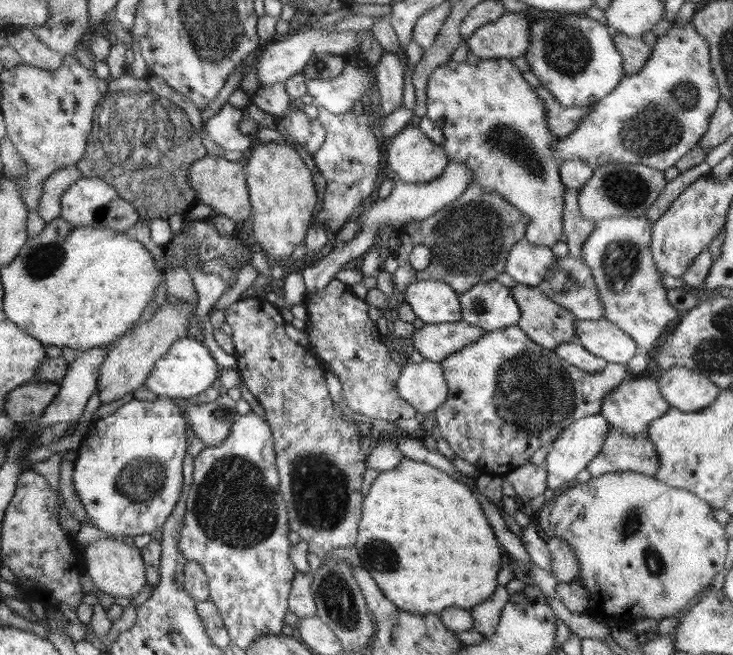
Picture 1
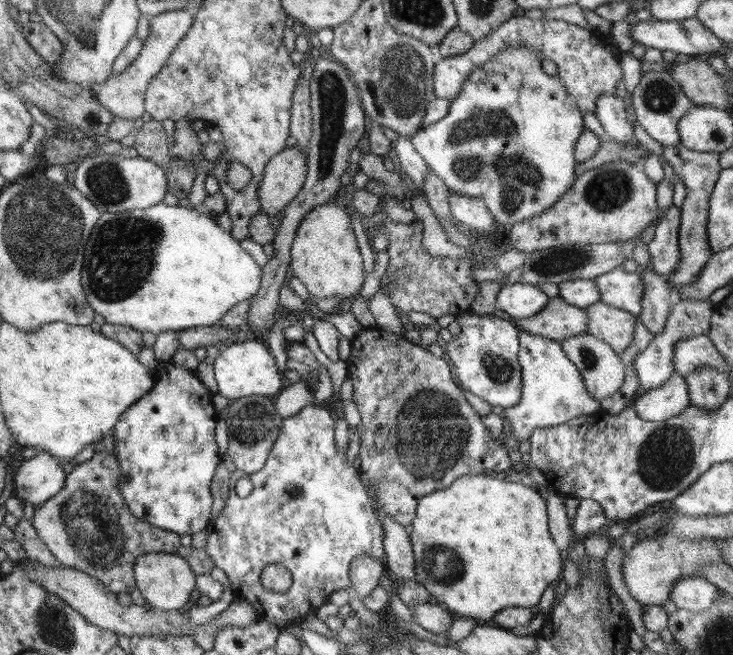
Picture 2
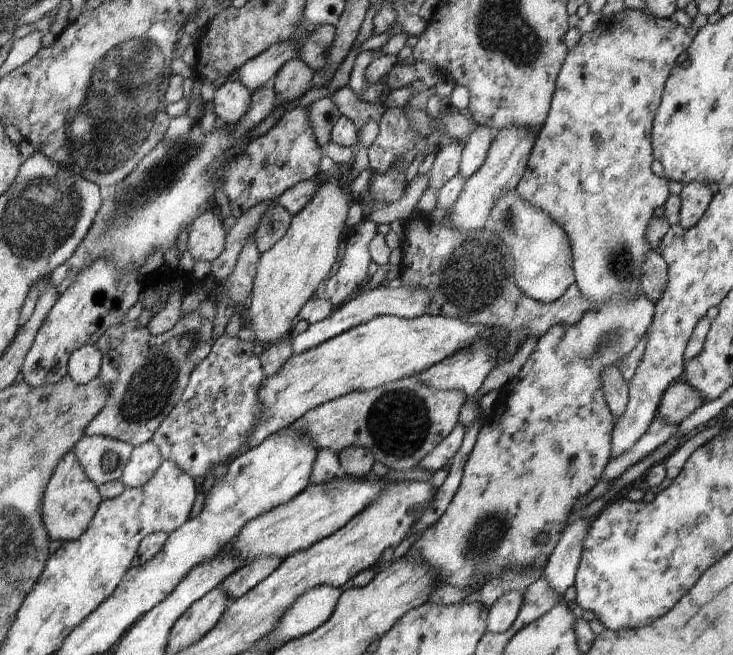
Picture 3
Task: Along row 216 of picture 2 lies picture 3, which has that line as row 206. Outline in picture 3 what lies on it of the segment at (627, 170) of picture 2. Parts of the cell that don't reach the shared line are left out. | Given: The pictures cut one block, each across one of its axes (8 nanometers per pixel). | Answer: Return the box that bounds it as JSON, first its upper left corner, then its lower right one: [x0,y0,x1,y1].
[516,9,699,308]

